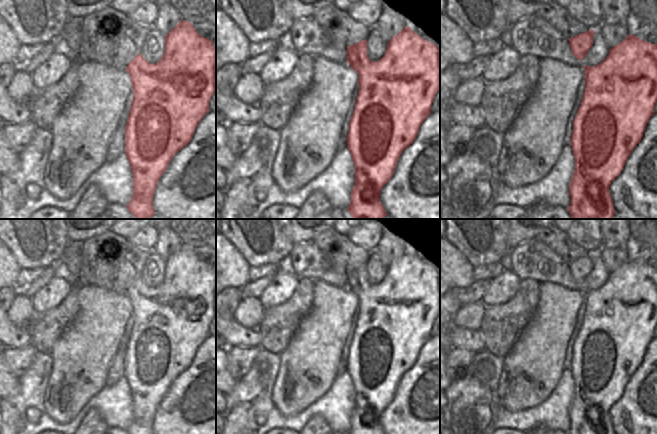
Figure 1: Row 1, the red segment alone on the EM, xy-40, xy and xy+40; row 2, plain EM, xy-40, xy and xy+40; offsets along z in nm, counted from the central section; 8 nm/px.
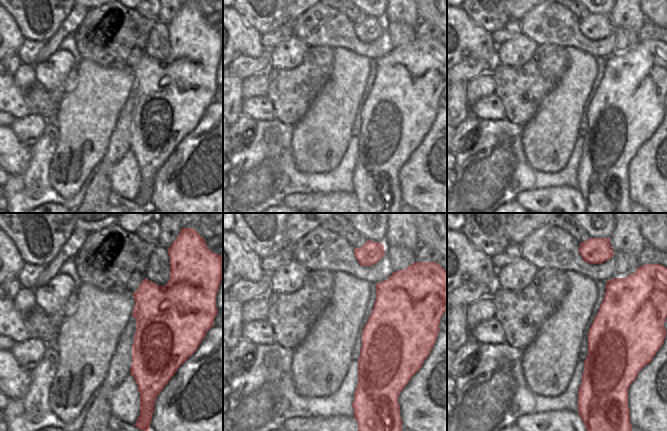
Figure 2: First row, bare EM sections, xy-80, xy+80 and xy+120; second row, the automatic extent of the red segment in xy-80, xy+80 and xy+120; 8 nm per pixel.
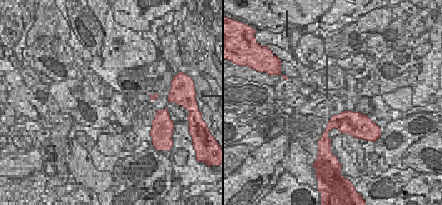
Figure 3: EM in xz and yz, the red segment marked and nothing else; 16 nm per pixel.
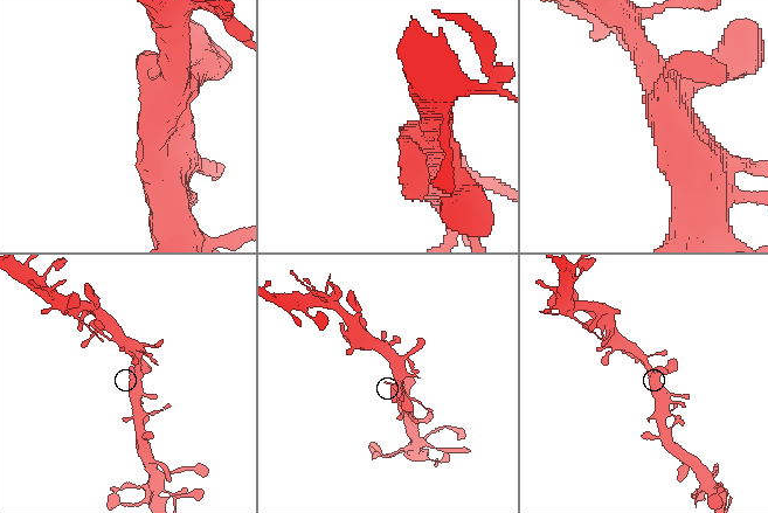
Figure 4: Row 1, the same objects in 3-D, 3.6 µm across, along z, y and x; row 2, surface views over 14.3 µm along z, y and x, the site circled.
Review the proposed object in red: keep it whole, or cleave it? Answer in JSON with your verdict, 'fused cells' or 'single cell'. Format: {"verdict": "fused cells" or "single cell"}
{"verdict": "single cell"}

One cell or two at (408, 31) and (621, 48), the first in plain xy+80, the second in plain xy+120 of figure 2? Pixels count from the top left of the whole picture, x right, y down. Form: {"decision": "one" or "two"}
{"decision": "one"}

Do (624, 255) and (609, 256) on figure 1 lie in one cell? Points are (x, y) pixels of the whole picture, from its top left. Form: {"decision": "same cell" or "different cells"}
{"decision": "same cell"}

